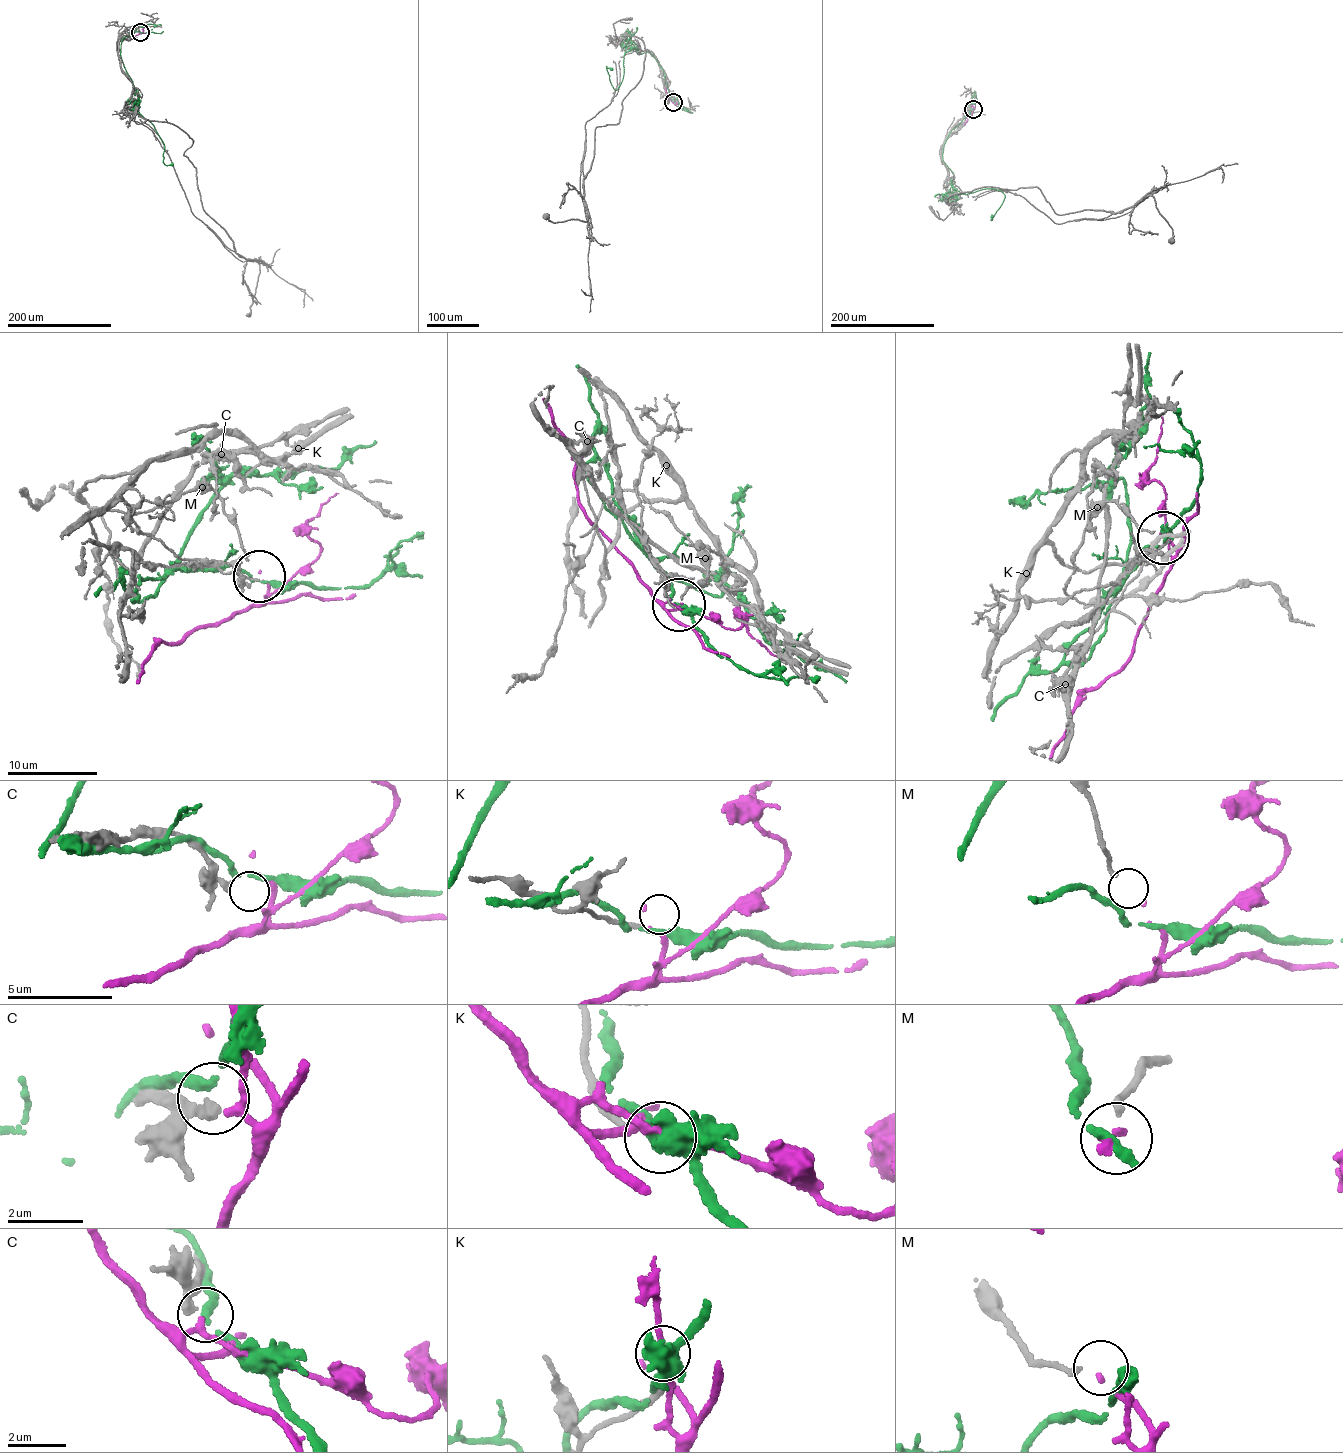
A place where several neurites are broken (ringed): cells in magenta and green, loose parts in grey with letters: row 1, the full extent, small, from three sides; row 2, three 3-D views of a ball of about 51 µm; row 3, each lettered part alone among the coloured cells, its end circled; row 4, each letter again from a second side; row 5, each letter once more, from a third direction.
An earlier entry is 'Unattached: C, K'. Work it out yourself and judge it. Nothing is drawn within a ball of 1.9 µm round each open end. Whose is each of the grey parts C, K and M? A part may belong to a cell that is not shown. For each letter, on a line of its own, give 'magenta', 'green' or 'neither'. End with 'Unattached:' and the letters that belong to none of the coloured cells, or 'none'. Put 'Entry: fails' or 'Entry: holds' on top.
Entry: holds
C: neither
K: neither
M: magenta
Unattached: C, K

